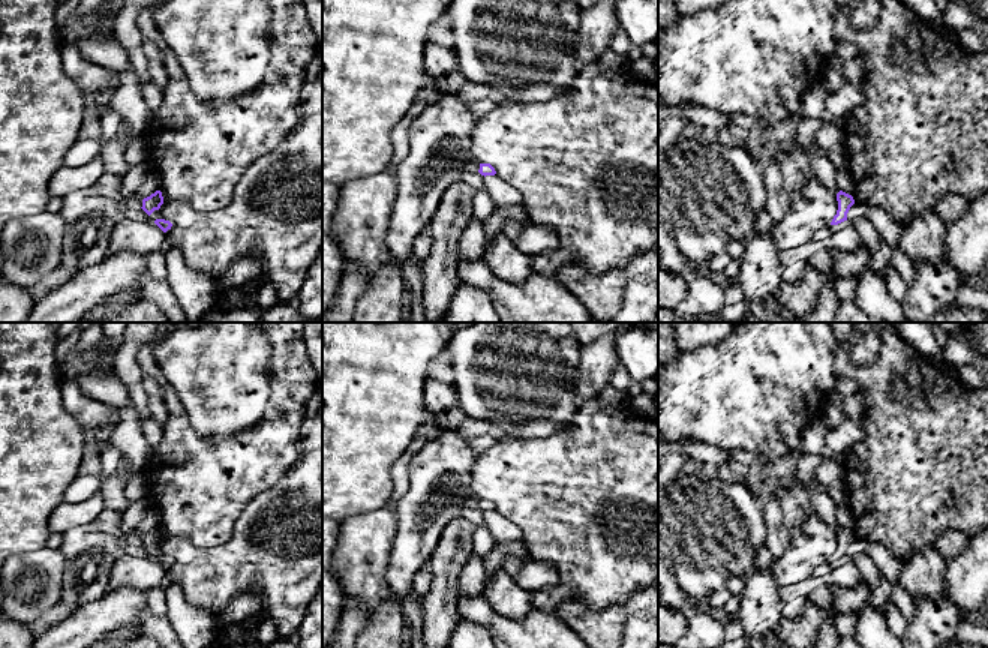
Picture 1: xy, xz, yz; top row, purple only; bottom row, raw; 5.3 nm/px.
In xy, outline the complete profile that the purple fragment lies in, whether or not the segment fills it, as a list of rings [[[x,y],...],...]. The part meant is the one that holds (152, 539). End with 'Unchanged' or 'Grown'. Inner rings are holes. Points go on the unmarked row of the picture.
[[[156,526],[150,532],[142,536],[142,546],[150,552],[154,546],[159,546],[163,540],[163,532],[160,526]]]. Unchanged

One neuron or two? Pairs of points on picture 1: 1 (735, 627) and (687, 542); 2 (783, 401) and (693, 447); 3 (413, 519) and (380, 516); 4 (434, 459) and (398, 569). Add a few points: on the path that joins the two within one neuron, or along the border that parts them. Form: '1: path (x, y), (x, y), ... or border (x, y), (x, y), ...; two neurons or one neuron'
1: border (724, 627), (726, 632); two neurons
2: border (697, 440), (723, 447), (727, 452); two neurons
3: border (396, 507), (395, 537), (389, 552); two neurons
4: path (428, 486), (414, 513), (414, 542); one neuron

